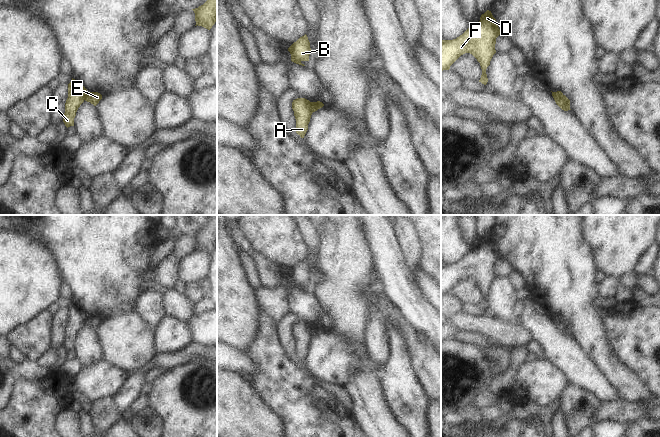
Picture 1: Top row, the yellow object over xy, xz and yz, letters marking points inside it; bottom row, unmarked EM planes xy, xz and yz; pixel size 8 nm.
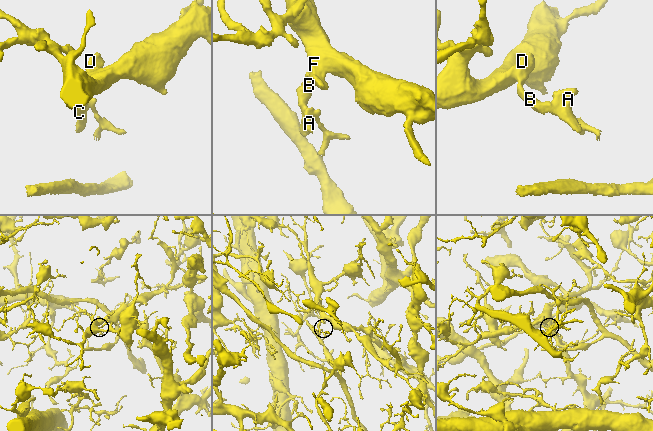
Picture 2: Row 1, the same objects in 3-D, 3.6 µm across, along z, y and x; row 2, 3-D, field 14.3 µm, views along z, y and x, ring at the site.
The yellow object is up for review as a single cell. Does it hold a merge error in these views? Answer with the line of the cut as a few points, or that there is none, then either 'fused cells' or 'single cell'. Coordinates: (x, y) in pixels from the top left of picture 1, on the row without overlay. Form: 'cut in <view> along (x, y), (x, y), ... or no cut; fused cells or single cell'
cut in xz along (312, 326), (311, 336); fused cells

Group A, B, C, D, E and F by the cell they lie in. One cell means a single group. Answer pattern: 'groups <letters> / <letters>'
groups A B C D F / E

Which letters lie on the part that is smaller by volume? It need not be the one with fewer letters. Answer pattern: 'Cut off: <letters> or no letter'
Cut off: E

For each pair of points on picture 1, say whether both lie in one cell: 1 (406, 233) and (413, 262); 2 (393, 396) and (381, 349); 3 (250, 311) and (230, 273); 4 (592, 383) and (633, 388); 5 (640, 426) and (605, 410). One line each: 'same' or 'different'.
1: same
2: different
3: same
4: different
5: different

